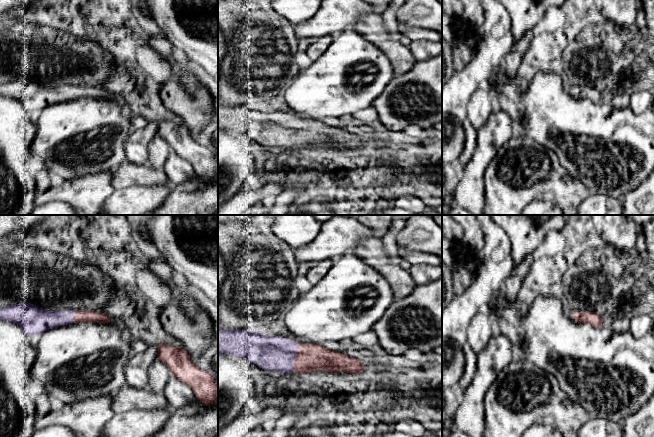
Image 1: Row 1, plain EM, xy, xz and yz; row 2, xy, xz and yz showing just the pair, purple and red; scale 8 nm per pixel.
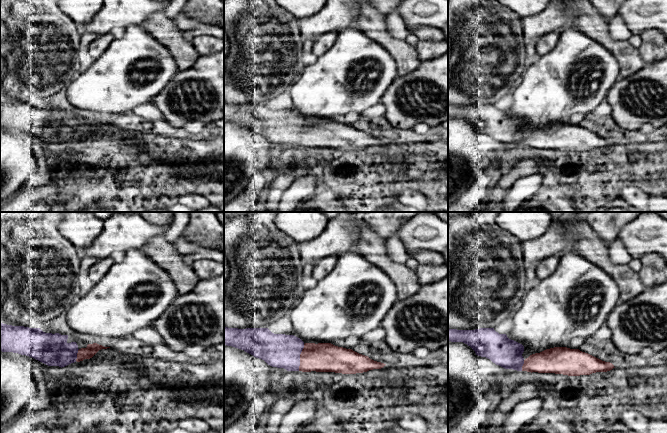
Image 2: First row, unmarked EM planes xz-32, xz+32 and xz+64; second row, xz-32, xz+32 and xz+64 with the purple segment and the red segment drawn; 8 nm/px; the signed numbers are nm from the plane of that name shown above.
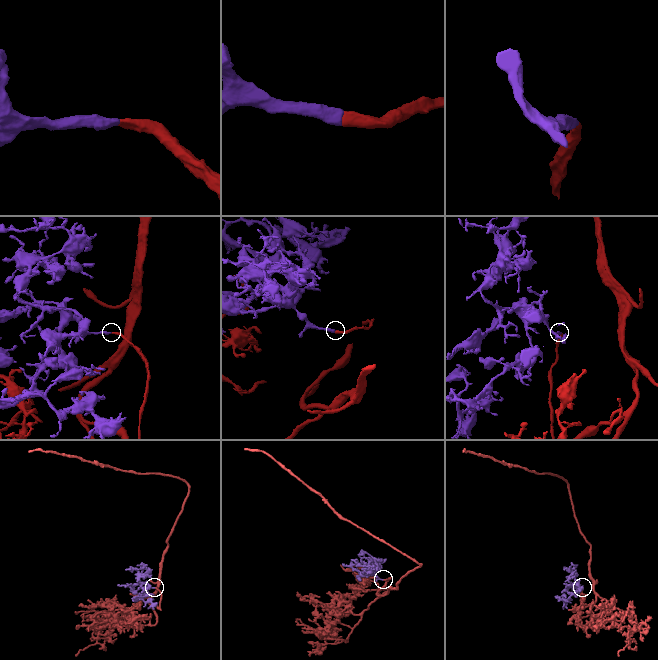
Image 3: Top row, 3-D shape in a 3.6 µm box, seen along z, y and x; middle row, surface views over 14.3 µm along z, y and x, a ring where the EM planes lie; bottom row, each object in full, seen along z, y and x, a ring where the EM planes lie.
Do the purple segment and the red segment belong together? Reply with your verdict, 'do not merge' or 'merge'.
merge

